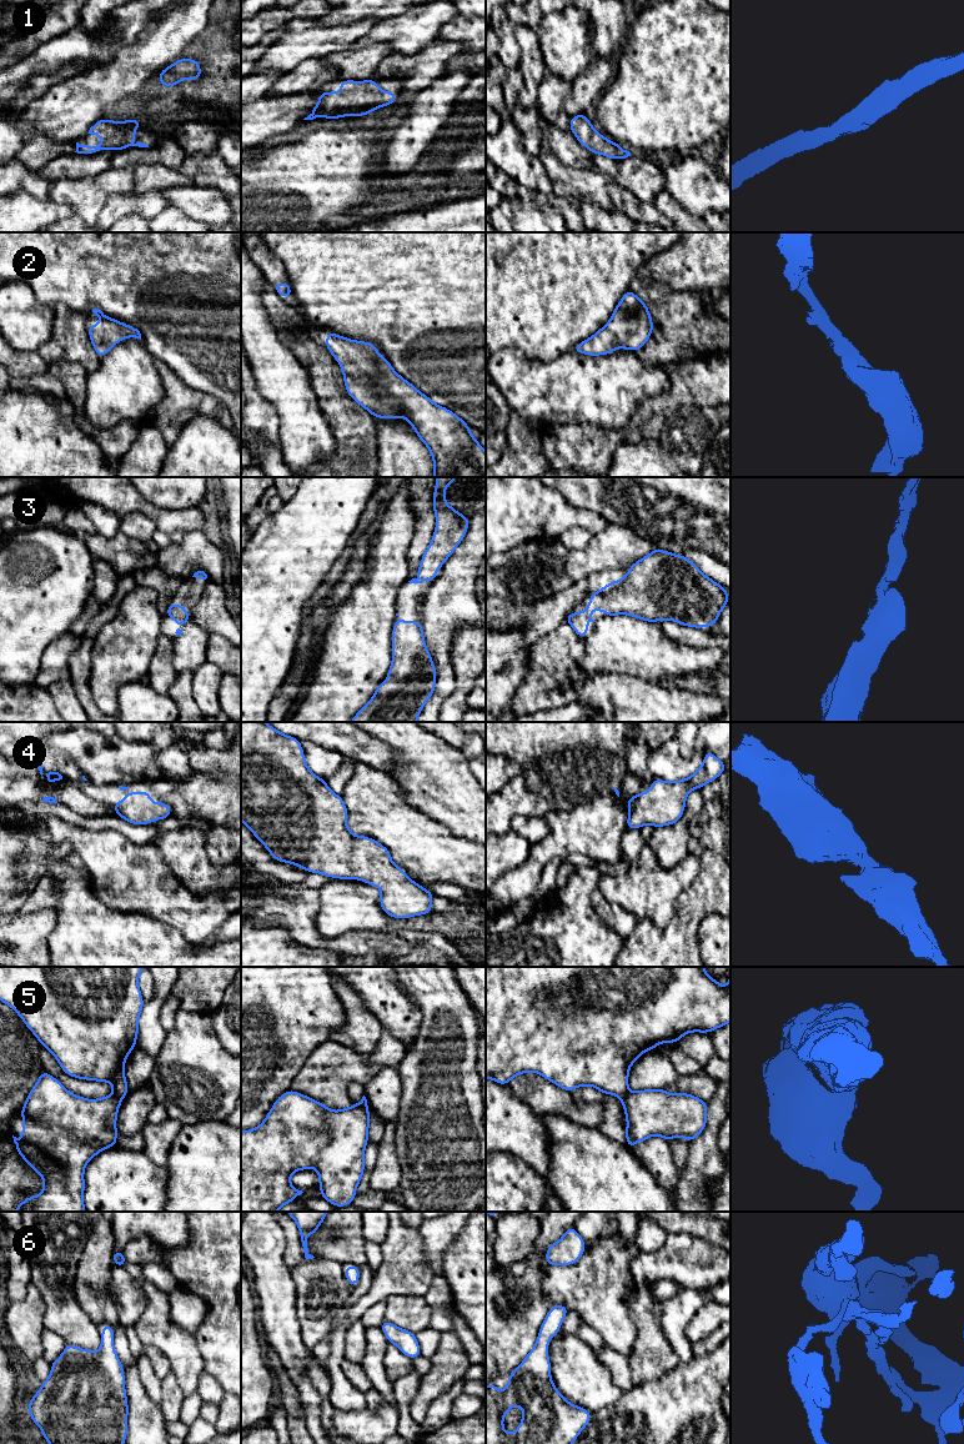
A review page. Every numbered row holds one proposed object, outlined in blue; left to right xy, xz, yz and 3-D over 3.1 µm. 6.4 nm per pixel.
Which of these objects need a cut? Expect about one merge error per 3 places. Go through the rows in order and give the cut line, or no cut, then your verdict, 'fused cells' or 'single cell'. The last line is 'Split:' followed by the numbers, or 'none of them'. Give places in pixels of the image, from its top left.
1: no cut; single cell
2: no cut; single cell
3: no cut; single cell
4: no cut; single cell
5: cut in xy along (113, 1093), (121, 1099); fused cells
6: no cut; single cell
Split: 5

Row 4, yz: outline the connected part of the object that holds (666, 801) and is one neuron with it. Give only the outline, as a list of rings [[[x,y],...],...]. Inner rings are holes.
[[[706,749],[702,766],[691,777],[676,782],[654,778],[647,794],[639,792],[626,801],[629,809],[626,829],[641,829],[646,823],[656,828],[677,823],[683,816],[688,792],[701,789],[725,769],[727,763]]]

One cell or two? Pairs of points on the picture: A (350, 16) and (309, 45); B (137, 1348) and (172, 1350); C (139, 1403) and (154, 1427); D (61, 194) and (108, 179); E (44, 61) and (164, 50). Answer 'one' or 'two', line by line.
A: two
B: two
C: one
D: one
E: two

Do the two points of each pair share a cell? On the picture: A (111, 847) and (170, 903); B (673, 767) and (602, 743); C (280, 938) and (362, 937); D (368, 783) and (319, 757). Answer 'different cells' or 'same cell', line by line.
A: same cell
B: different cells
C: different cells
D: different cells

